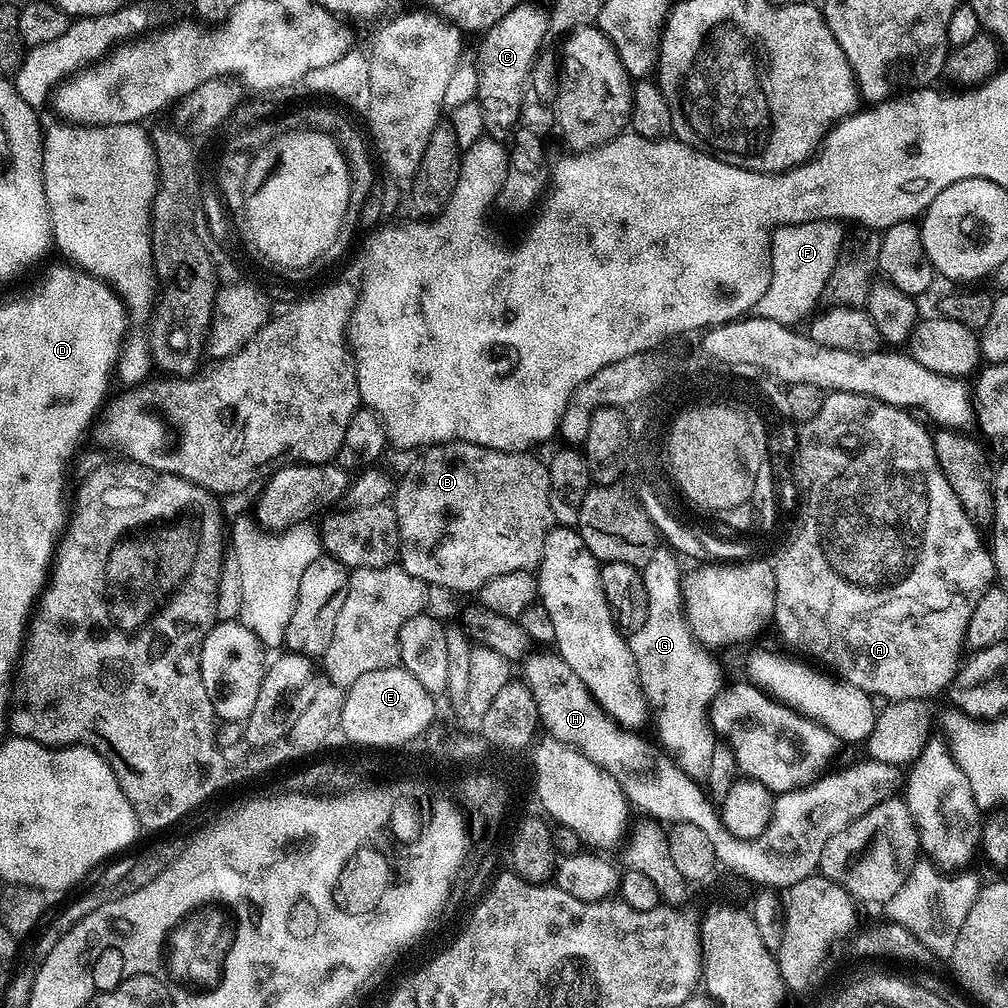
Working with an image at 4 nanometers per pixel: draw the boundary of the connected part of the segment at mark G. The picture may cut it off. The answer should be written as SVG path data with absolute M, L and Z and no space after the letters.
M664 548L657 549L650 562L643 565L643 585L647 590L647 620L641 629L629 633L627 642L634 656L641 695L647 707L652 708L654 726L659 738L657 741L687 776L695 780L704 780L709 774L710 754L714 743L710 717L711 704L724 686L722 668L713 657L715 655L696 640L683 618L680 588L682 567L680 568L677 562L679 559L671 551L668 552L664 551Z

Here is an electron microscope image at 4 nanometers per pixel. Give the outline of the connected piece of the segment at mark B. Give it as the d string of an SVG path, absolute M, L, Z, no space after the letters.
M450 440L446 444L433 444L431 448L423 449L420 456L404 472L401 480L394 484L394 507L398 518L398 534L400 535L399 567L406 570L406 574L414 574L423 584L436 588L449 588L452 592L479 593L480 587L490 578L498 578L498 574L510 574L514 570L532 572L539 569L542 558L542 546L546 534L554 527L552 511L550 510L550 474L547 463L539 460L536 454L526 452L499 452L493 448L483 448L465 440Z

